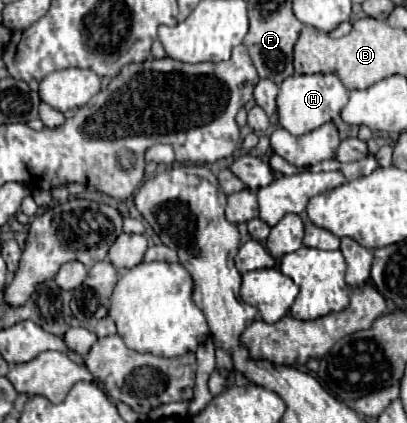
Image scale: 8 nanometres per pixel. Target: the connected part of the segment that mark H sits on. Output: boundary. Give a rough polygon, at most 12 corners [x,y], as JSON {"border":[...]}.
{"border":[[334,73],[292,75],[278,119],[292,135],[334,121],[348,89]]}

